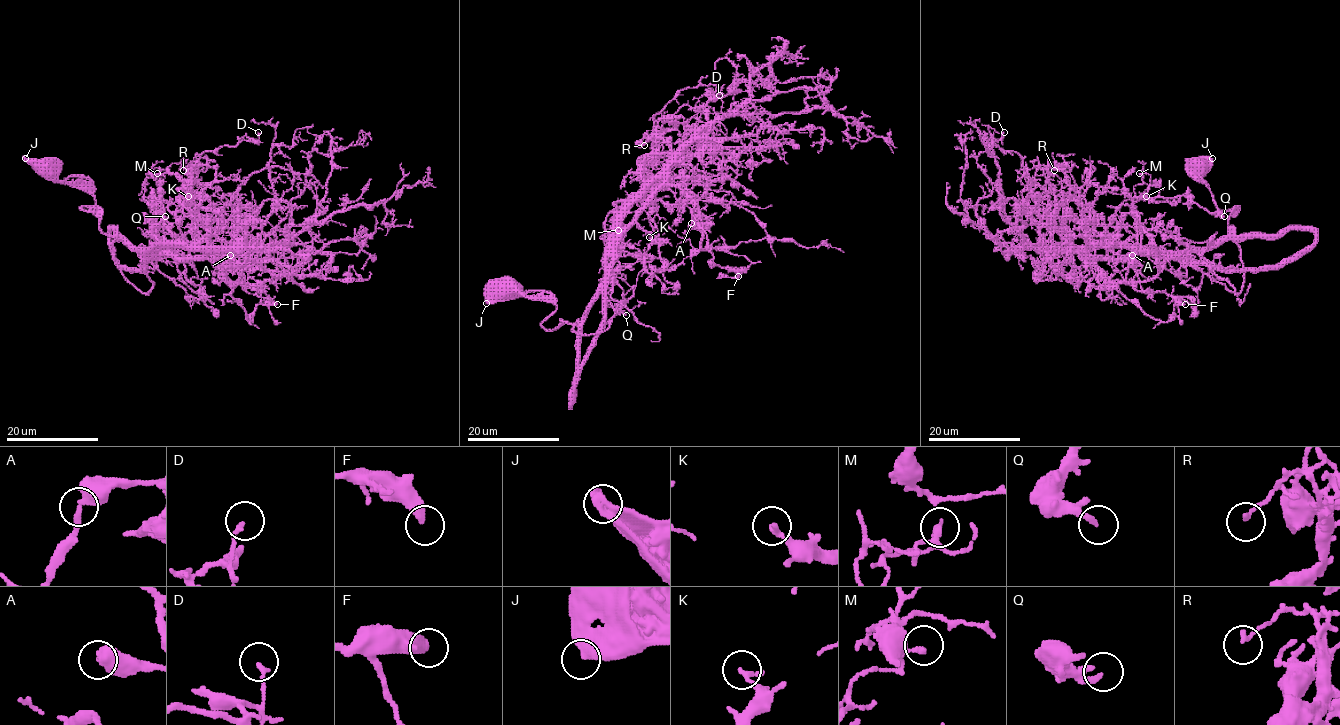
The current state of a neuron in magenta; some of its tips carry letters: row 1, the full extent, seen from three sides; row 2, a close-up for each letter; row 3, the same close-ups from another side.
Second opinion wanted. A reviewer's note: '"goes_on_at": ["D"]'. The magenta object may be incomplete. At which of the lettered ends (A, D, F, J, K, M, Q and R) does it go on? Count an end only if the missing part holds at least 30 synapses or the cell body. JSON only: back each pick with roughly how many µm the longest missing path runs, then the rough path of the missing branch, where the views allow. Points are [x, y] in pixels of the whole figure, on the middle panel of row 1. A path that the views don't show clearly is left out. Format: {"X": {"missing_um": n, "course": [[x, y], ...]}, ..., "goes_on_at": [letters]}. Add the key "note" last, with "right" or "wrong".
{"goes_on_at": [], "note": "wrong"}

